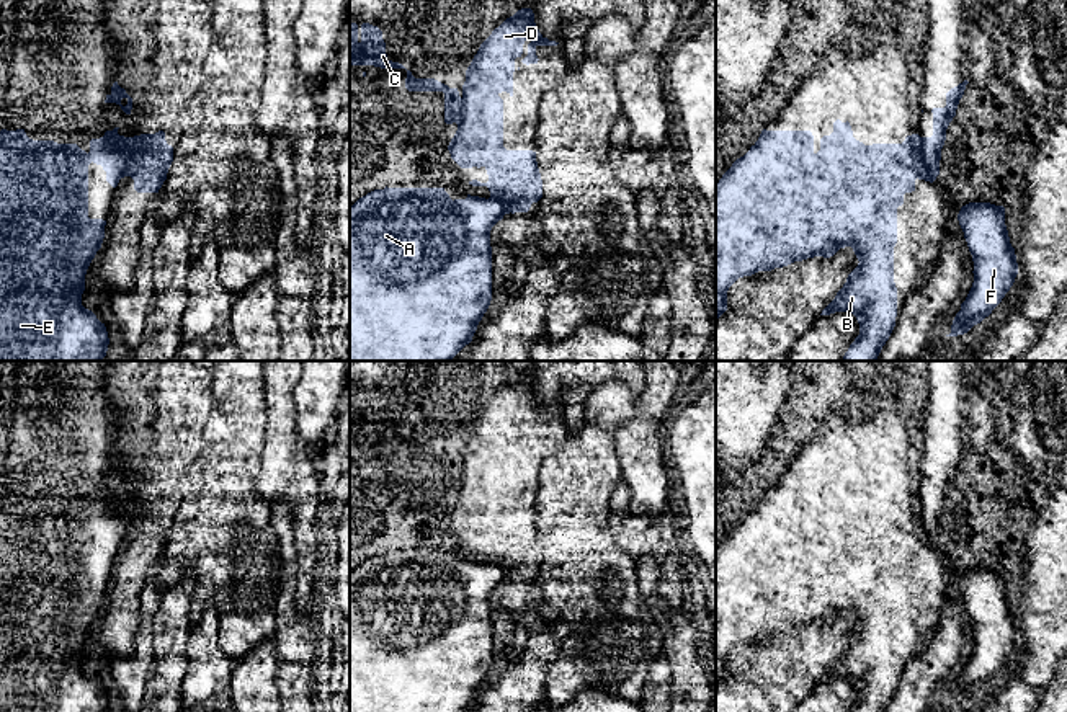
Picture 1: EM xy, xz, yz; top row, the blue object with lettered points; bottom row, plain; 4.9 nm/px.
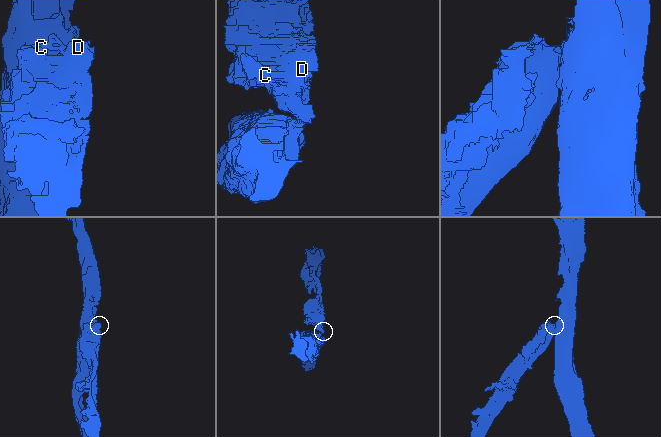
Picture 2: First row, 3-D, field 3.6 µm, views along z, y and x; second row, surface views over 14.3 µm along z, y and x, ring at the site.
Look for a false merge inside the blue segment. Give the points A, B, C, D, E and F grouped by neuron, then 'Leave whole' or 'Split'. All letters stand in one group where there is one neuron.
Groups: A E F / B C D. Split

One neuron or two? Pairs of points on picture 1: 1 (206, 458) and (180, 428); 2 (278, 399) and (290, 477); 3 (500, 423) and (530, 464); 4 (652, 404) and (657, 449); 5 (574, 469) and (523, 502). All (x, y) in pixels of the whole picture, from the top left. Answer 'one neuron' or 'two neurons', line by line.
1: two neurons
2: one neuron
3: one neuron
4: one neuron
5: two neurons

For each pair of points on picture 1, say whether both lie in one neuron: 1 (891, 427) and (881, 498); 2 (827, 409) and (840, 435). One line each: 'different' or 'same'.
1: same
2: same

